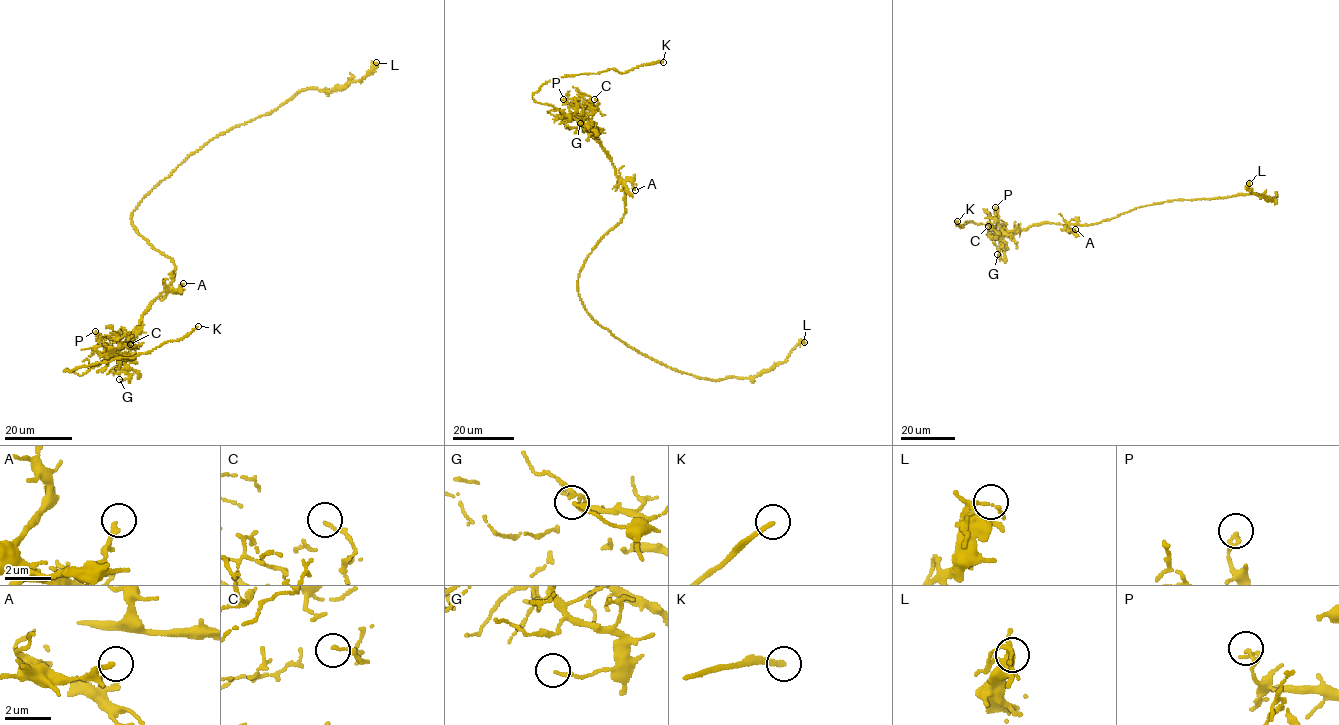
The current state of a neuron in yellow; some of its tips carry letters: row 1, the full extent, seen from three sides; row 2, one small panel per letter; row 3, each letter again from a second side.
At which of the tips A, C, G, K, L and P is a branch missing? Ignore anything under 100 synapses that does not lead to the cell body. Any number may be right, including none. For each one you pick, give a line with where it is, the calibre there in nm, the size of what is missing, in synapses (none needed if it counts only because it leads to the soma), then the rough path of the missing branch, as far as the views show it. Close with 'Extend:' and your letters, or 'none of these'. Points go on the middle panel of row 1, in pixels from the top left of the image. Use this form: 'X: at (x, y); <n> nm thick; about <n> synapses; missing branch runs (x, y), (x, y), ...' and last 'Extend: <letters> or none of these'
K: at (663, 62); 200 nm thick; missing branch runs (663, 62), (688, 64)
Extend: K

